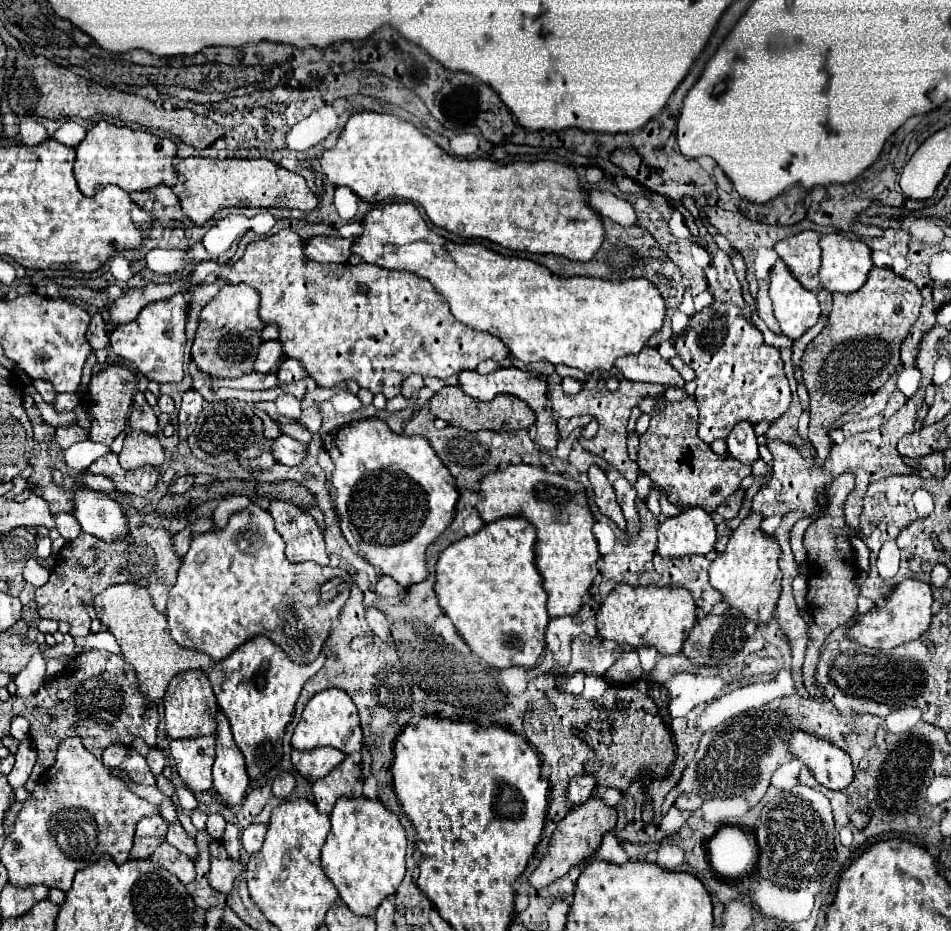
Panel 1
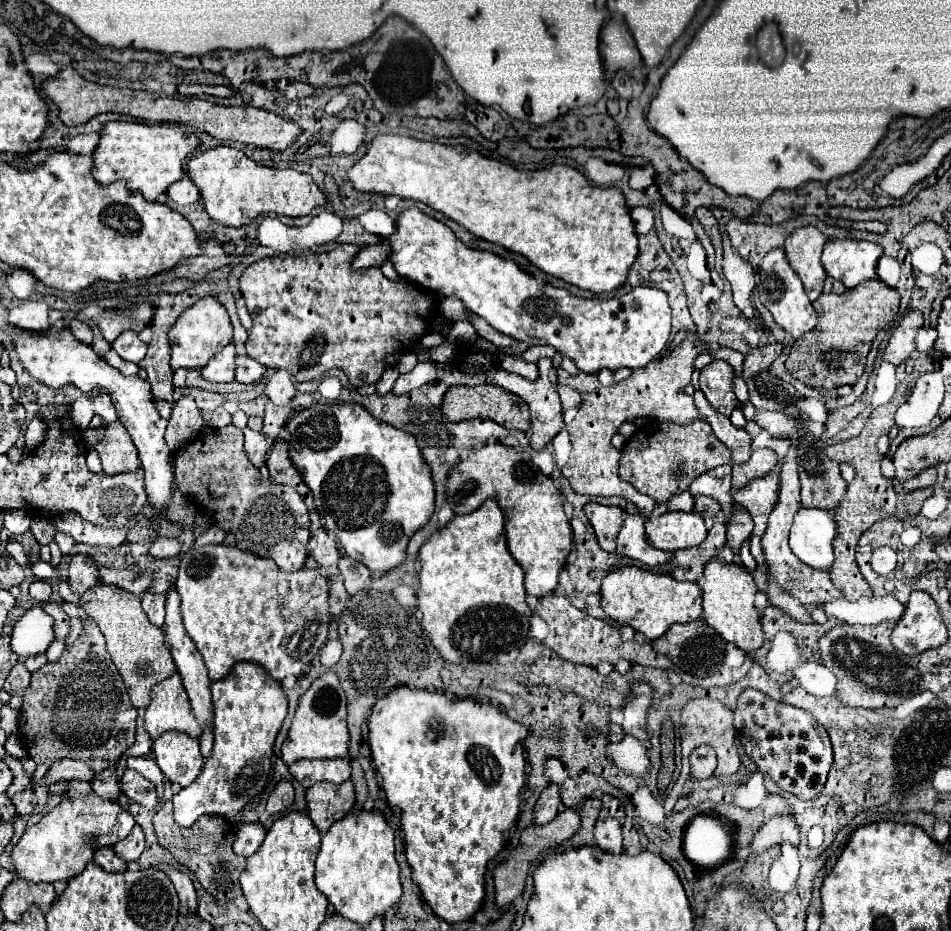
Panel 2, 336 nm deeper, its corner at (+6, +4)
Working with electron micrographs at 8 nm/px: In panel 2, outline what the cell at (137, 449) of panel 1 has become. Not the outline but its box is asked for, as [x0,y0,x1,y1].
[96,421,140,475]

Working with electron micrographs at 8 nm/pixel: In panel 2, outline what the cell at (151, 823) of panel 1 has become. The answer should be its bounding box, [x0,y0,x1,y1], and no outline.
[114,825,146,861]

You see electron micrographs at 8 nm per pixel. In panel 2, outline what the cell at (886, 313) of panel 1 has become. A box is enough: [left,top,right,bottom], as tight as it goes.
[786,279,900,389]

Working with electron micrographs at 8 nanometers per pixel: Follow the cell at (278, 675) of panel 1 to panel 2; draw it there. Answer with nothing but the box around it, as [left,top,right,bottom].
[172,663,288,827]

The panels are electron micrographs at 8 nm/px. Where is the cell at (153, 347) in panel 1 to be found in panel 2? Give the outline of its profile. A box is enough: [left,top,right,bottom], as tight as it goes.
[112,331,148,363]

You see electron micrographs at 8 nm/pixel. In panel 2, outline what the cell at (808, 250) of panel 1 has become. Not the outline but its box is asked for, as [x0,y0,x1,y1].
[784,225,826,301]

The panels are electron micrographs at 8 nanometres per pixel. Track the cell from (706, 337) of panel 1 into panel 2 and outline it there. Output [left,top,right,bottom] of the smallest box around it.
[700,361,740,415]

